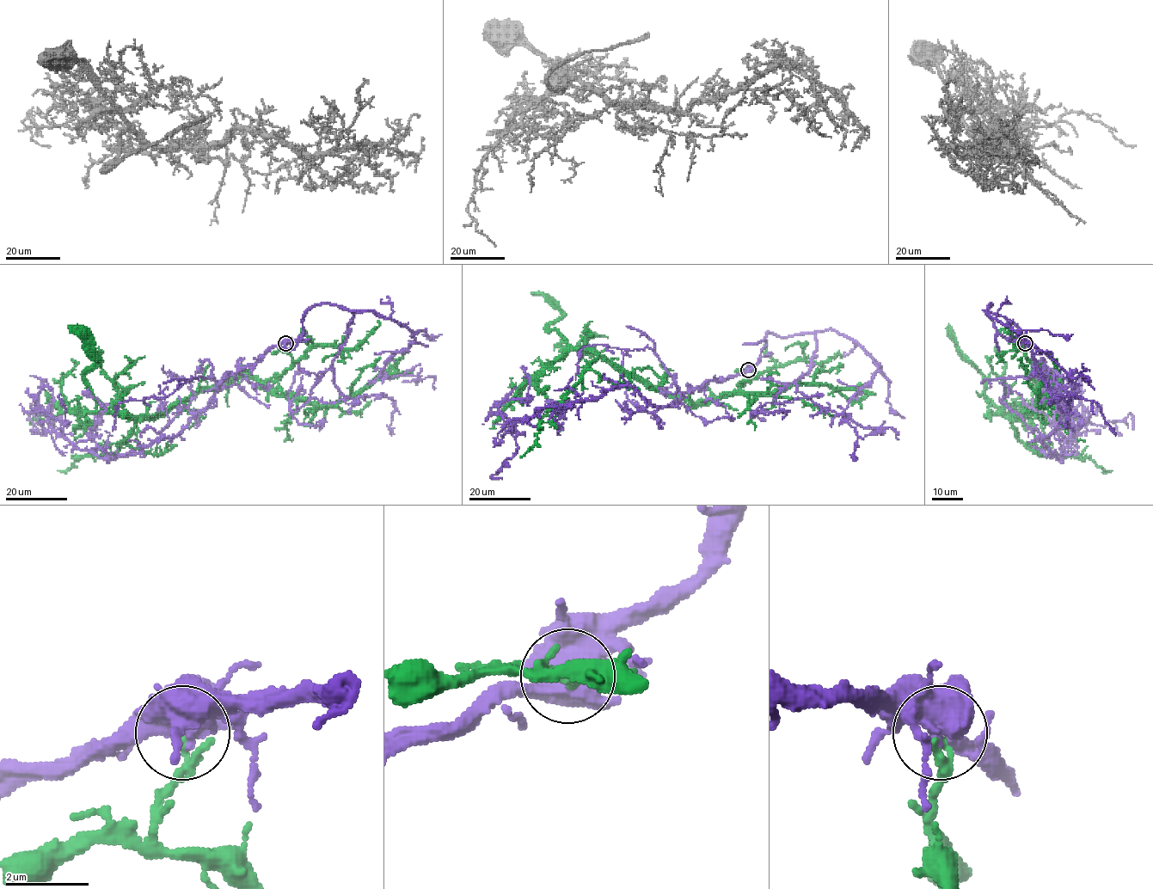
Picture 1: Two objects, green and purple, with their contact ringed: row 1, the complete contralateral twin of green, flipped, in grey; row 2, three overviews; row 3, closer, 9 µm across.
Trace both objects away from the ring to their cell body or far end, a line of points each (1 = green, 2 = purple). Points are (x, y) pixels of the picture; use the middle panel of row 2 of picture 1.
1: (748, 370), (755, 376), (709, 401), (666, 394), (589, 350), (574, 349), (548, 327), (561, 311), (532, 293)
2: (748, 370), (708, 381), (669, 407), (618, 386), (512, 425), (499, 408), (527, 396), (523, 366)

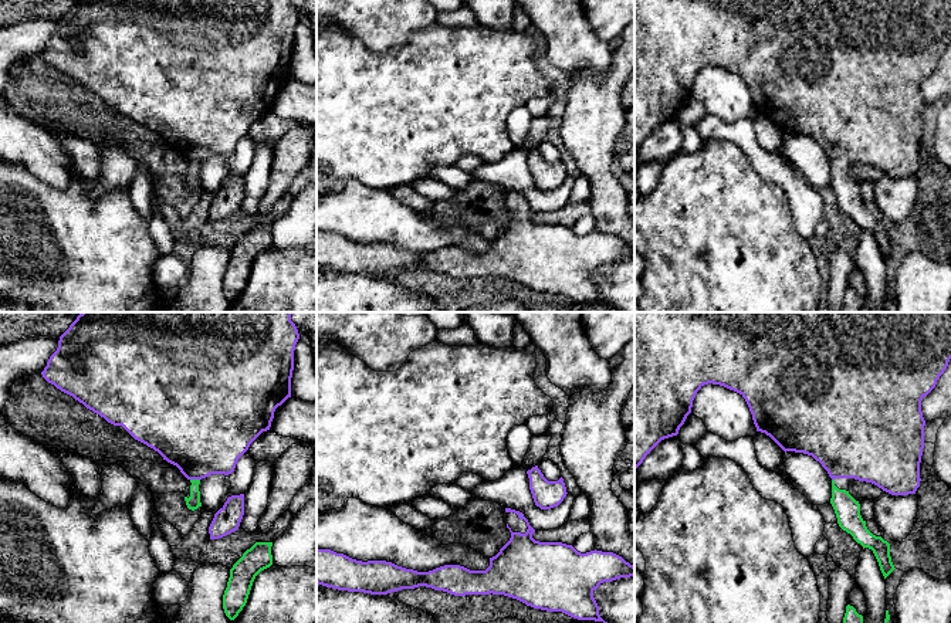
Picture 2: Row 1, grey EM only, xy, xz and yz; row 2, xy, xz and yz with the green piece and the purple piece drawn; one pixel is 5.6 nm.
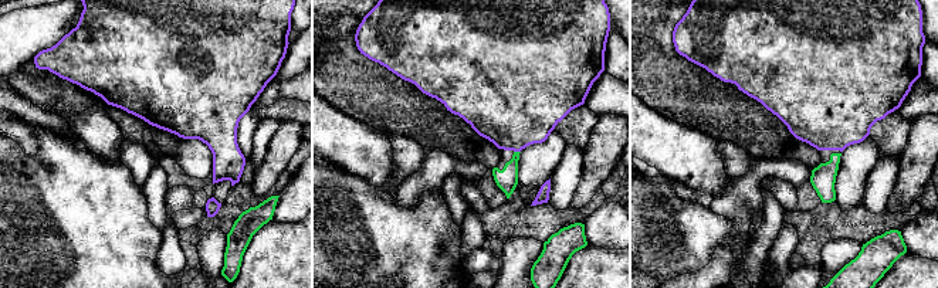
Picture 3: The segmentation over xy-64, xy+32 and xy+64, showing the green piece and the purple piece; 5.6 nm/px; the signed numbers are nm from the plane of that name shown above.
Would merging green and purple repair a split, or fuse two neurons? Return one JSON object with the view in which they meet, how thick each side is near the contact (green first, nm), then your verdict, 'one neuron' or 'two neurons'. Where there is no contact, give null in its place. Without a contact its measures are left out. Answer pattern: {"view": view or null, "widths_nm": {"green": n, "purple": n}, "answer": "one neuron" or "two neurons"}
{"view": "xy", "widths_nm": {"green": 80, "purple": 440}, "answer": "two neurons"}

